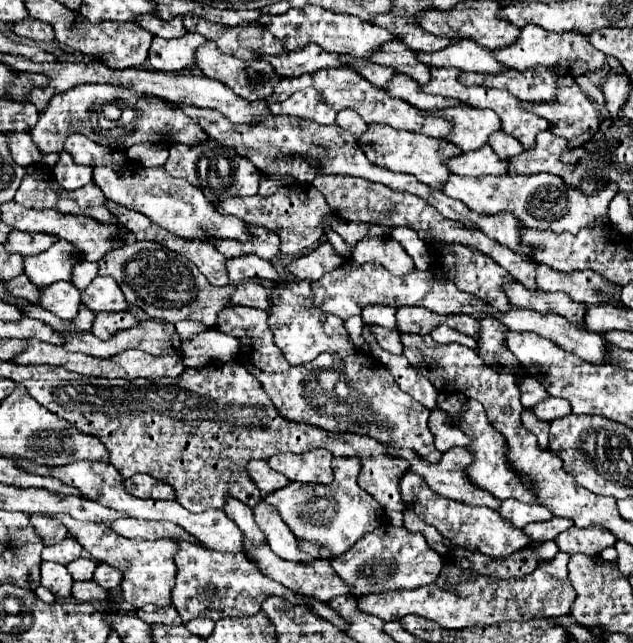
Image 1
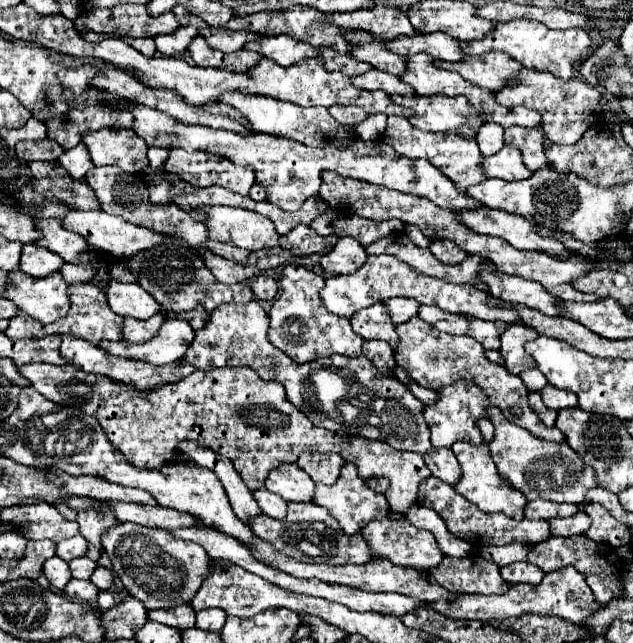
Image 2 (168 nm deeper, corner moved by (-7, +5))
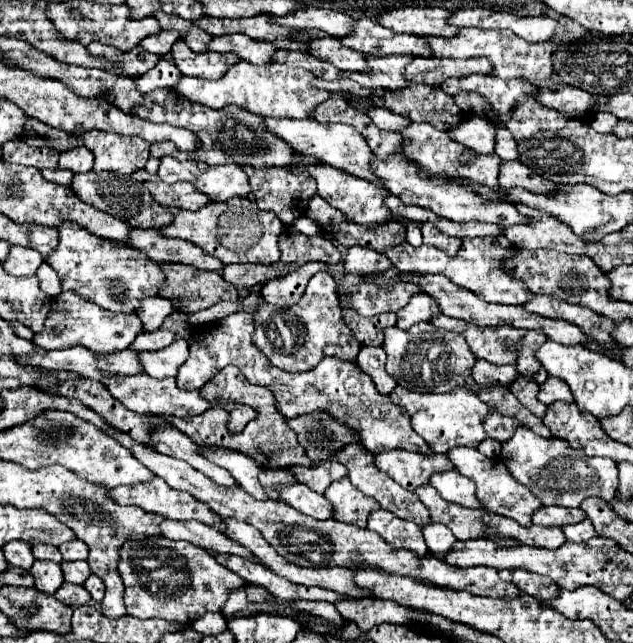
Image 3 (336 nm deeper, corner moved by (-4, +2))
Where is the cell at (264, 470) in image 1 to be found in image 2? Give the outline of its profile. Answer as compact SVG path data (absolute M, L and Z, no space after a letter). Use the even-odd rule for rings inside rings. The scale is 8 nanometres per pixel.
M282 464L268 474L266 488L282 496L286 502L312 502L314 482L298 468L298 464Z

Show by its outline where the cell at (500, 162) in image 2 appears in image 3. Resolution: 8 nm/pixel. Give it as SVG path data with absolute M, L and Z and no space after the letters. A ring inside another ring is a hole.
M503 161L499 167L499 187L523 187L531 193L553 193L555 185L549 179L533 173L521 161Z

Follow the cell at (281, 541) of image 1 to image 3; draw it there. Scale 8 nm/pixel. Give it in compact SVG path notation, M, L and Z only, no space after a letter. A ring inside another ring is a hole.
M201 447L201 451L205 451L205 455L209 453L209 461L217 463L219 467L225 467L251 497L255 497L259 501L267 499L267 493L259 483L261 469L257 467L257 463L253 463L253 459L245 459L245 455L239 455L235 451L223 451L219 447L215 447L215 449Z

